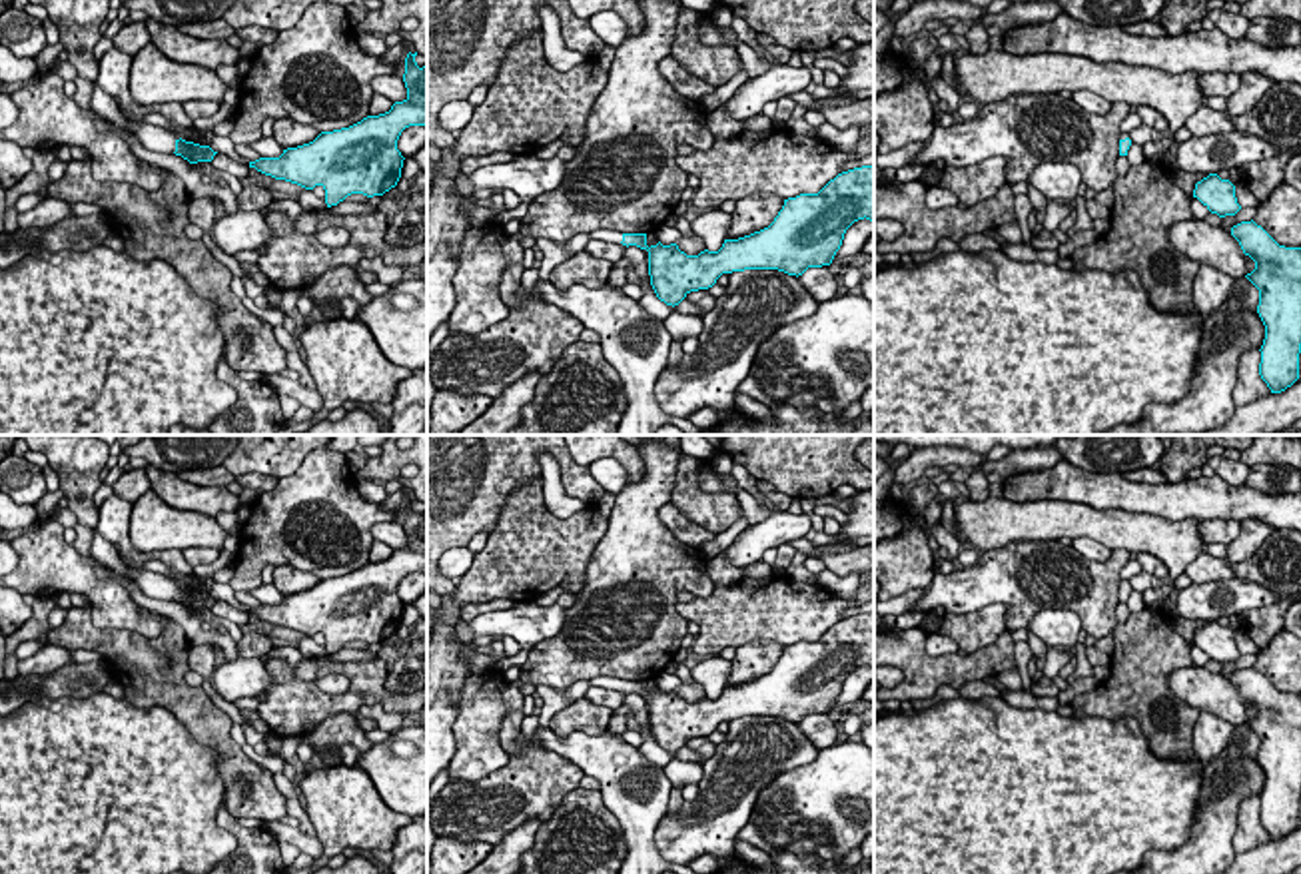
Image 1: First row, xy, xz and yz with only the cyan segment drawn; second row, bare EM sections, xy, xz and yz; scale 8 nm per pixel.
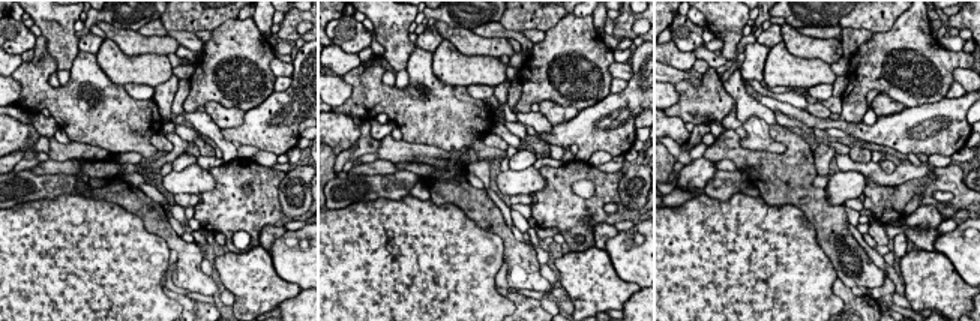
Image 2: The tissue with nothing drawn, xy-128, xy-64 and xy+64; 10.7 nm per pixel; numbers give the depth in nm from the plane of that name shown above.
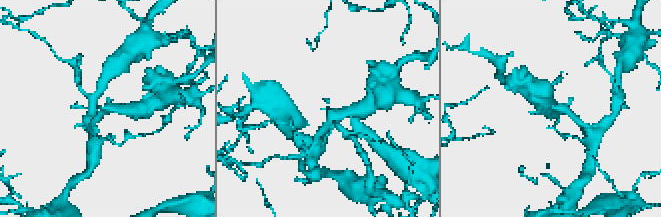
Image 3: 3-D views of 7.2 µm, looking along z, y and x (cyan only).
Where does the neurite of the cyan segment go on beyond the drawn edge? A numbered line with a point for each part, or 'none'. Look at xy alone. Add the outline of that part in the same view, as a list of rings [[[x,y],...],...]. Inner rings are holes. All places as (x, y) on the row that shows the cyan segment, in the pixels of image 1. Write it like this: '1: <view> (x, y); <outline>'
1: xy (154, 138); [[[94,82],[90,106],[94,112],[104,116],[110,124],[136,134],[144,148],[162,154],[176,152],[176,142],[180,140],[180,136],[160,126],[136,124],[126,120],[118,104],[114,102],[114,98],[106,94],[96,82]]]

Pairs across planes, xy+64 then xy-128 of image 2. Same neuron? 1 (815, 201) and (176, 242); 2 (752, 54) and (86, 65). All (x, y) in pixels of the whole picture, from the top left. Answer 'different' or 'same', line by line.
1: same
2: same

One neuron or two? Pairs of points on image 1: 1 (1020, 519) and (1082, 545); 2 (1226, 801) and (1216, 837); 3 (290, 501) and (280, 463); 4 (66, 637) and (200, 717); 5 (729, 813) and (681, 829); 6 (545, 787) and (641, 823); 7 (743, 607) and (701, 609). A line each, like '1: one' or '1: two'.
1: two
2: one
3: two
4: one
5: one
6: two
7: one

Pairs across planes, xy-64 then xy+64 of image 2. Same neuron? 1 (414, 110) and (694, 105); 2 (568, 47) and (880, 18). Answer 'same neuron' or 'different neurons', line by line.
1: same neuron
2: different neurons

